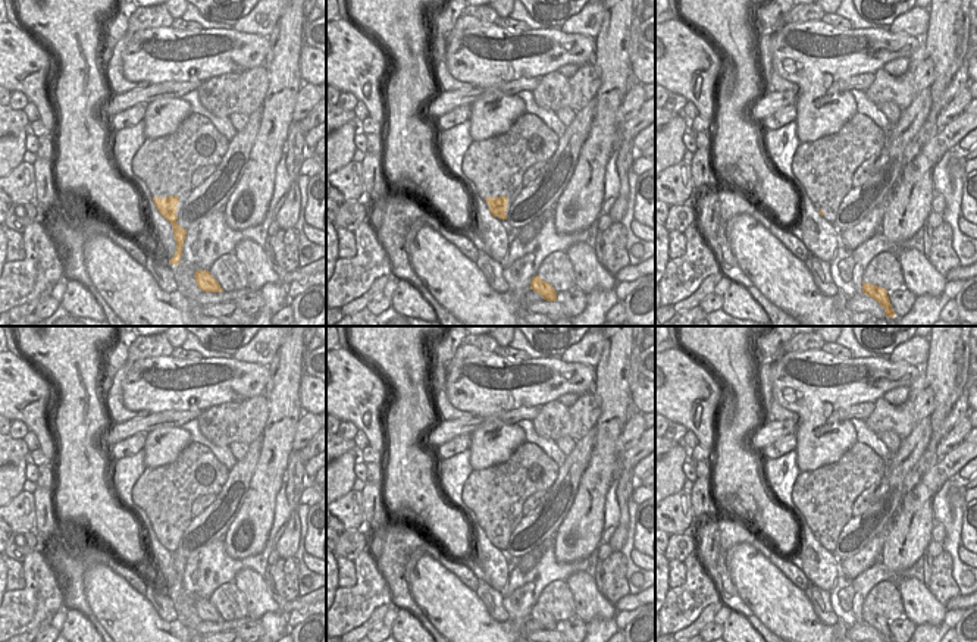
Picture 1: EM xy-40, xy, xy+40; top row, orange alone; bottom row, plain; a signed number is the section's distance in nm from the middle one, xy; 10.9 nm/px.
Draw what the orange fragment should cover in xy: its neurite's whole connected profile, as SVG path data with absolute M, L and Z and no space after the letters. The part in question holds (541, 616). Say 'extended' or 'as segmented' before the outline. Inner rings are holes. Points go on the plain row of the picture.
as segmented | M536 604L532 607L530 618L536 620L538 623L541 623L542 627L547 629L547 630L555 630L557 629L557 621L552 617L552 614L549 614L545 610L542 610Z

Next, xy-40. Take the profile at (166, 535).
as segmented | M172 524L172 526L153 526L153 530L159 539L159 542L172 552L173 557L173 566L176 570L176 582L173 583L173 586L169 589L169 594L178 594L182 585L182 576L184 576L184 570L185 570L185 564L187 564L187 558L181 557L176 552L176 539L178 539L178 524Z

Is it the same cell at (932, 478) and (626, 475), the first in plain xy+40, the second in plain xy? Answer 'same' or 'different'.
different

